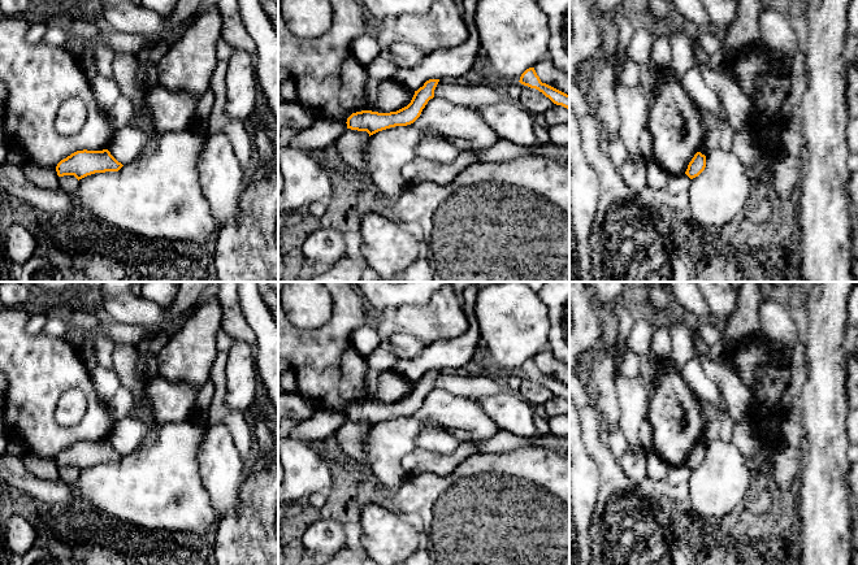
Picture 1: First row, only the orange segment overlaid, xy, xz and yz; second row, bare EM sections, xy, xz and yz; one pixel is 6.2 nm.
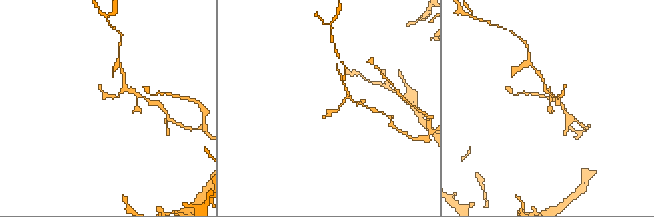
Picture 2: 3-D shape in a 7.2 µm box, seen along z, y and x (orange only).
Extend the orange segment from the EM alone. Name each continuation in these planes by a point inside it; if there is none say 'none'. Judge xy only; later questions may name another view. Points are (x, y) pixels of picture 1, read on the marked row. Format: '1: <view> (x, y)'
none

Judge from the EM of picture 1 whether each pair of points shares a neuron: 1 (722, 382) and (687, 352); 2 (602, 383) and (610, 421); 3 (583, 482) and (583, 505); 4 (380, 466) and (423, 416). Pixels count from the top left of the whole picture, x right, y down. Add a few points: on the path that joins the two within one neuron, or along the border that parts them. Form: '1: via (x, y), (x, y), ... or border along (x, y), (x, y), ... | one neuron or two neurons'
1: border along (690, 333), (694, 353) | two neurons
2: via (603, 392), (610, 412) | one neuron
3: via (583, 487), (583, 500) | one neuron
4: via (385, 453), (410, 429) | one neuron

